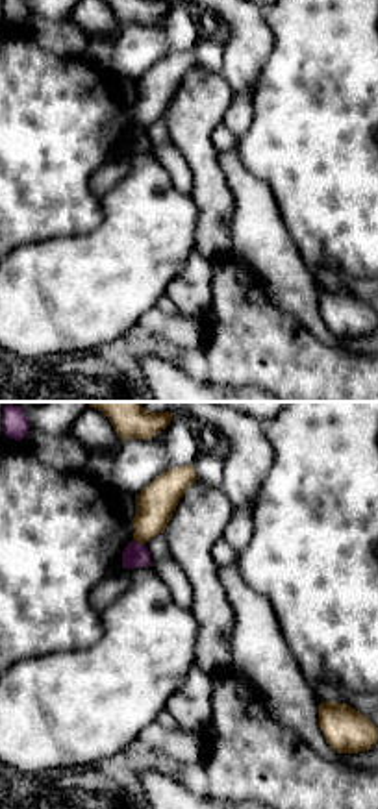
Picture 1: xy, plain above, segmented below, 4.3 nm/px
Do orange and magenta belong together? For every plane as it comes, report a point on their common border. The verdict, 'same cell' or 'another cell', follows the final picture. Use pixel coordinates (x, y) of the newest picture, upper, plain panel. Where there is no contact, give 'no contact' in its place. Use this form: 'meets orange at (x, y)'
meets orange at (139, 126)

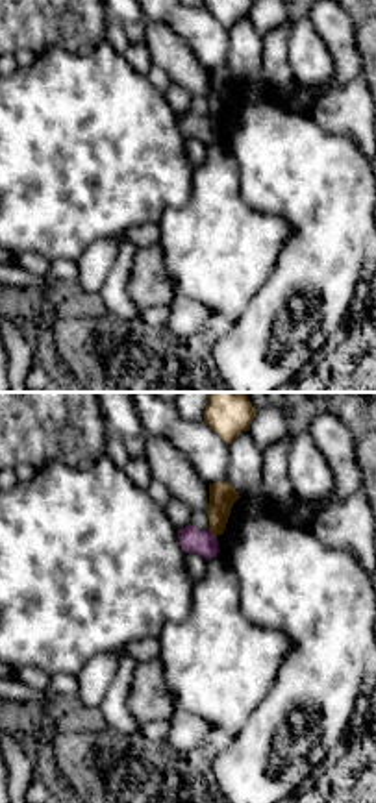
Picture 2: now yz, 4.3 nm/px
meets orange at (212, 117)

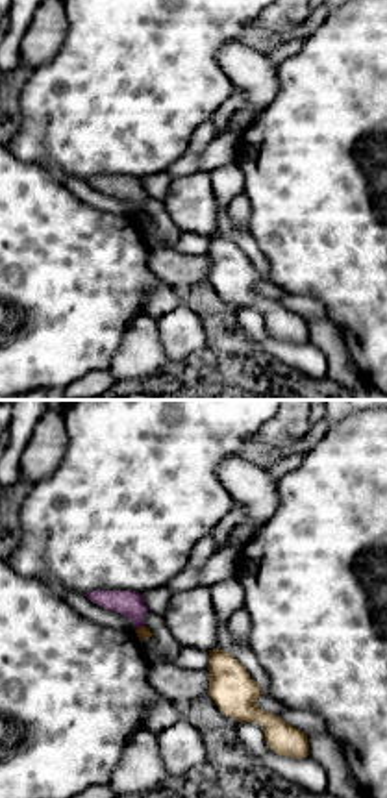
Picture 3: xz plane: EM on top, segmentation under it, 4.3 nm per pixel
meets orange at (139, 213)

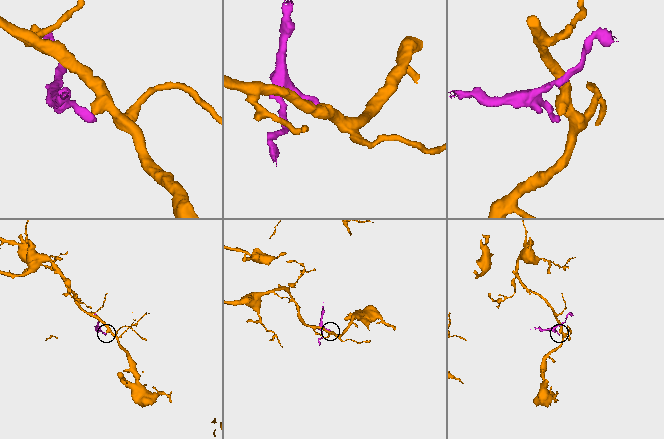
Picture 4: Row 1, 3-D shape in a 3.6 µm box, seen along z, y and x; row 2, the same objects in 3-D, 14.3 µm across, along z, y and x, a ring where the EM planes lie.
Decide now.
another cell

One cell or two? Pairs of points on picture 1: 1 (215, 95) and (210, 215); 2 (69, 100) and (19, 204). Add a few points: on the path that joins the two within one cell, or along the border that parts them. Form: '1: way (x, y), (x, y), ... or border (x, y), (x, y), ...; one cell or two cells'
1: way (201, 124), (201, 154), (210, 186); one cell
2: way (43, 126), (19, 150), (19, 178); one cell

